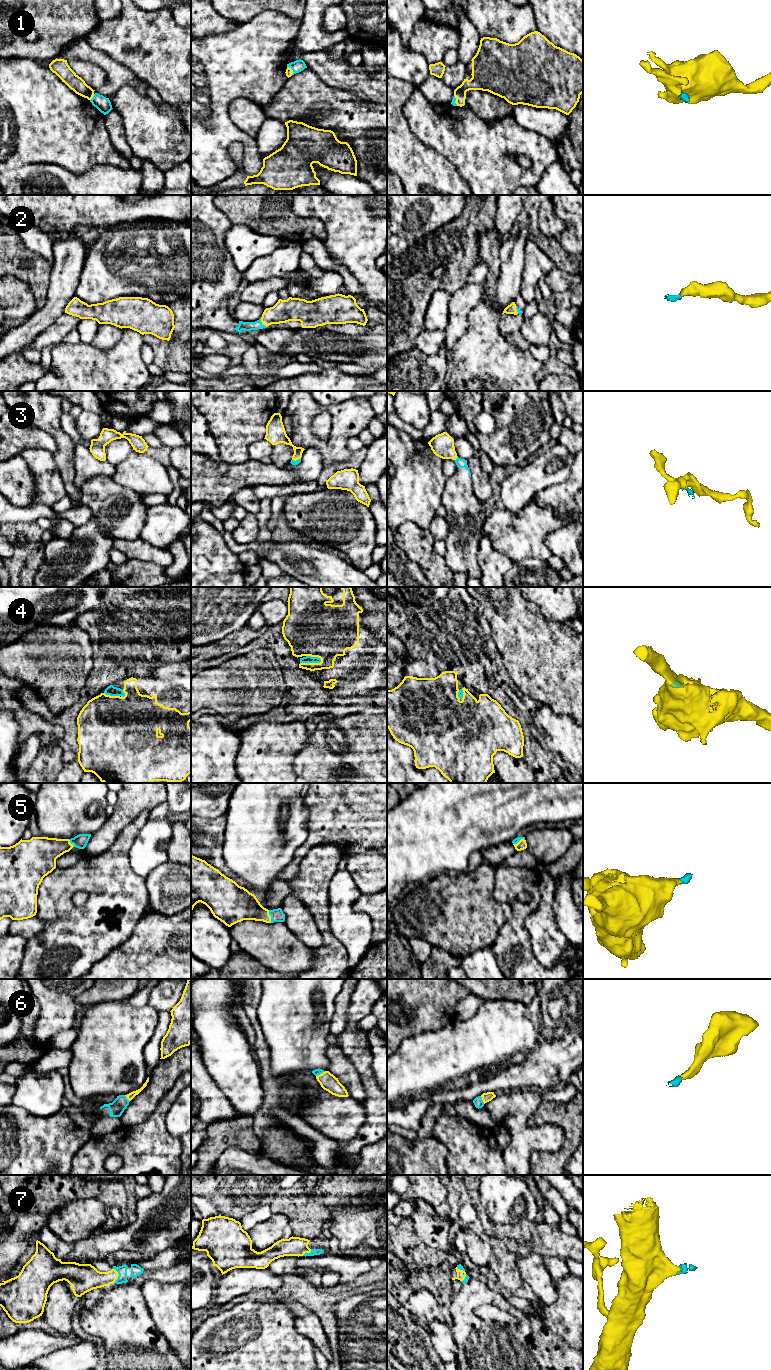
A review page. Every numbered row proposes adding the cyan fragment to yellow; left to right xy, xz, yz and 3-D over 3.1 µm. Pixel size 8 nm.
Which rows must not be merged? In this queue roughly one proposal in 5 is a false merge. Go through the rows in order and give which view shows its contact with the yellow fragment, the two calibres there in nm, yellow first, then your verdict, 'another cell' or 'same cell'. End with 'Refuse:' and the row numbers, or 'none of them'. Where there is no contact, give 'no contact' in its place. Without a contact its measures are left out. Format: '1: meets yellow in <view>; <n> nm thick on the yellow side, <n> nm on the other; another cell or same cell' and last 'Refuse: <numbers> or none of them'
1: meets yellow in xz; 70 nm thick on the yellow side, 100 nm on the other; same cell
2: meets yellow in xz; 180 nm thick on the yellow side, 80 nm on the other; same cell
3: meets yellow in yz; 190 nm thick on the yellow side, 80 nm on the other; same cell
4: meets yellow in xz; 380 nm thick on the yellow side, 60 nm on the other; same cell
5: meets yellow in xz; 240 nm thick on the yellow side, 110 nm on the other; same cell
6: meets yellow in xz; 140 nm thick on the yellow side, 60 nm on the other; same cell
7: meets yellow in xy; 200 nm thick on the yellow side, 80 nm on the other; same cell
Refuse: none of them

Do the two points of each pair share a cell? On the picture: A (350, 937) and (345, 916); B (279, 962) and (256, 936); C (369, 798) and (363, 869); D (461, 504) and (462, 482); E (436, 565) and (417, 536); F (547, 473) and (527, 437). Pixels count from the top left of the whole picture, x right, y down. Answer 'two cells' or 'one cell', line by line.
A: one cell
B: one cell
C: two cells
D: one cell
E: one cell
F: two cells

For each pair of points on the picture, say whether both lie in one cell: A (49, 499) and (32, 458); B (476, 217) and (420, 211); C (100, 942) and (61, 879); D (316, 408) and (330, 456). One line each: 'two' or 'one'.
A: one
B: two
C: one
D: one

